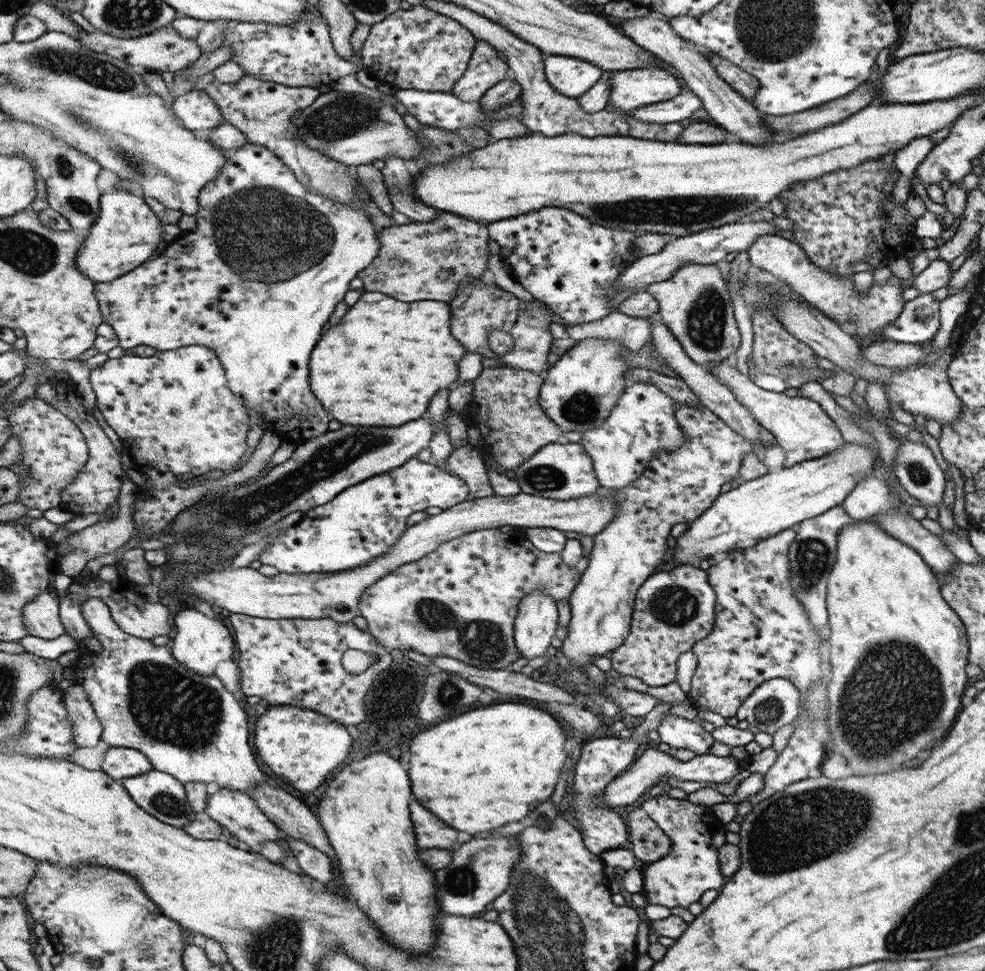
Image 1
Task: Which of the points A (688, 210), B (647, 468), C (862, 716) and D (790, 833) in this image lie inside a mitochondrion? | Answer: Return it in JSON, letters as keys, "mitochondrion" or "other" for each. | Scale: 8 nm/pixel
{"A":"mitochondrion","B":"other","C":"mitochondrion","D":"mitochondrion"}

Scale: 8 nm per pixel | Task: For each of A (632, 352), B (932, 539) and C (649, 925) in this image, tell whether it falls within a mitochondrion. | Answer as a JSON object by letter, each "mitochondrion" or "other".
{"A":"other","B":"other","C":"other"}

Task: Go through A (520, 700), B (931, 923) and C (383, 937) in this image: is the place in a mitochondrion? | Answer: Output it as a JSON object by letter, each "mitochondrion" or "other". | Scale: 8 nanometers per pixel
{"A":"other","B":"mitochondrion","C":"other"}

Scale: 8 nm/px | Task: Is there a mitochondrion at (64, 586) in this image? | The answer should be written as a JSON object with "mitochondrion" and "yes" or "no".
{"mitochondrion":"no"}

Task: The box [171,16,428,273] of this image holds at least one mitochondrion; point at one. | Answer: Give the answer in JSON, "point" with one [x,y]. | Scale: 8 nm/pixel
{"point":[346,116]}

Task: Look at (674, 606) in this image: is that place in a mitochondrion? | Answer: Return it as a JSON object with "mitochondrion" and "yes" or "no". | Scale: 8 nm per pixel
{"mitochondrion":"yes"}

